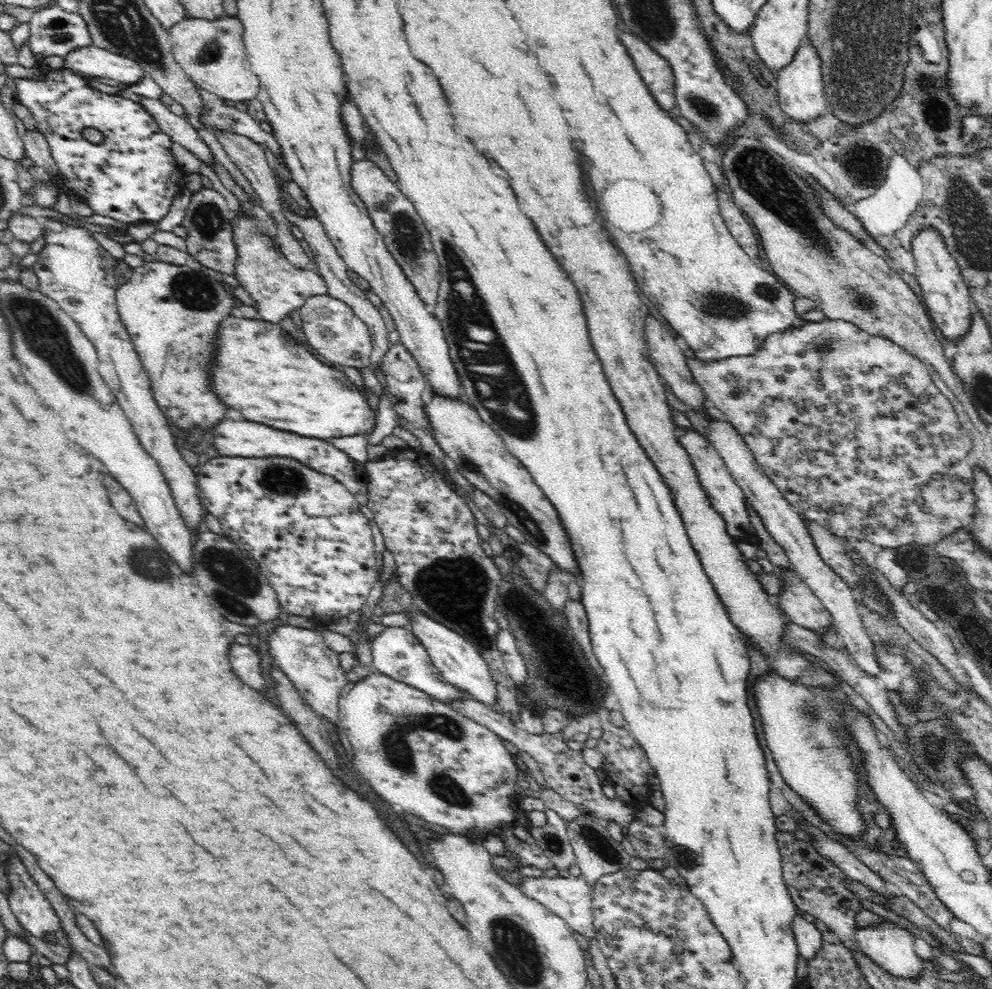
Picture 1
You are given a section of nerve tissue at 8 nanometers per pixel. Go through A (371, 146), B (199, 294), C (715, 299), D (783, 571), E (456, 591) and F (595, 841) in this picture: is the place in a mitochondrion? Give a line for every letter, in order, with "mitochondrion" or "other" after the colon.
A: other
B: mitochondrion
C: mitochondrion
D: other
E: mitochondrion
F: mitochondrion

